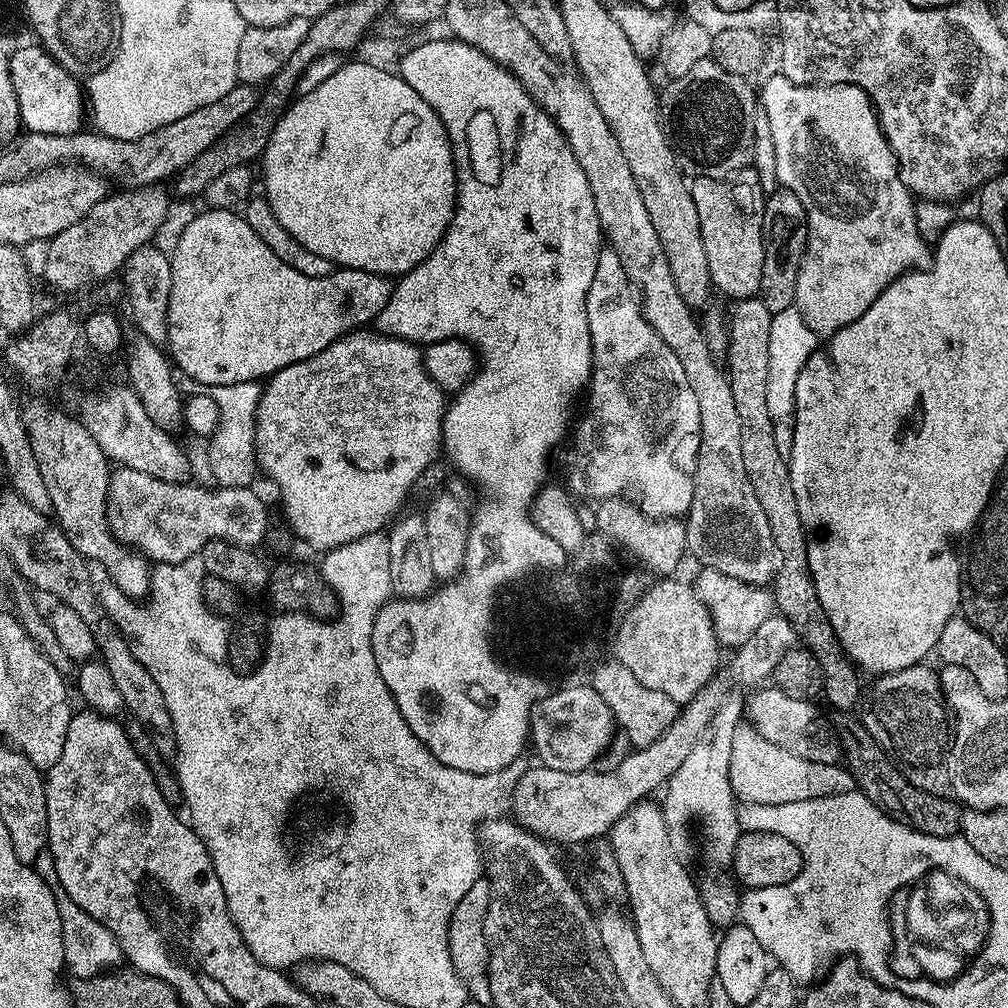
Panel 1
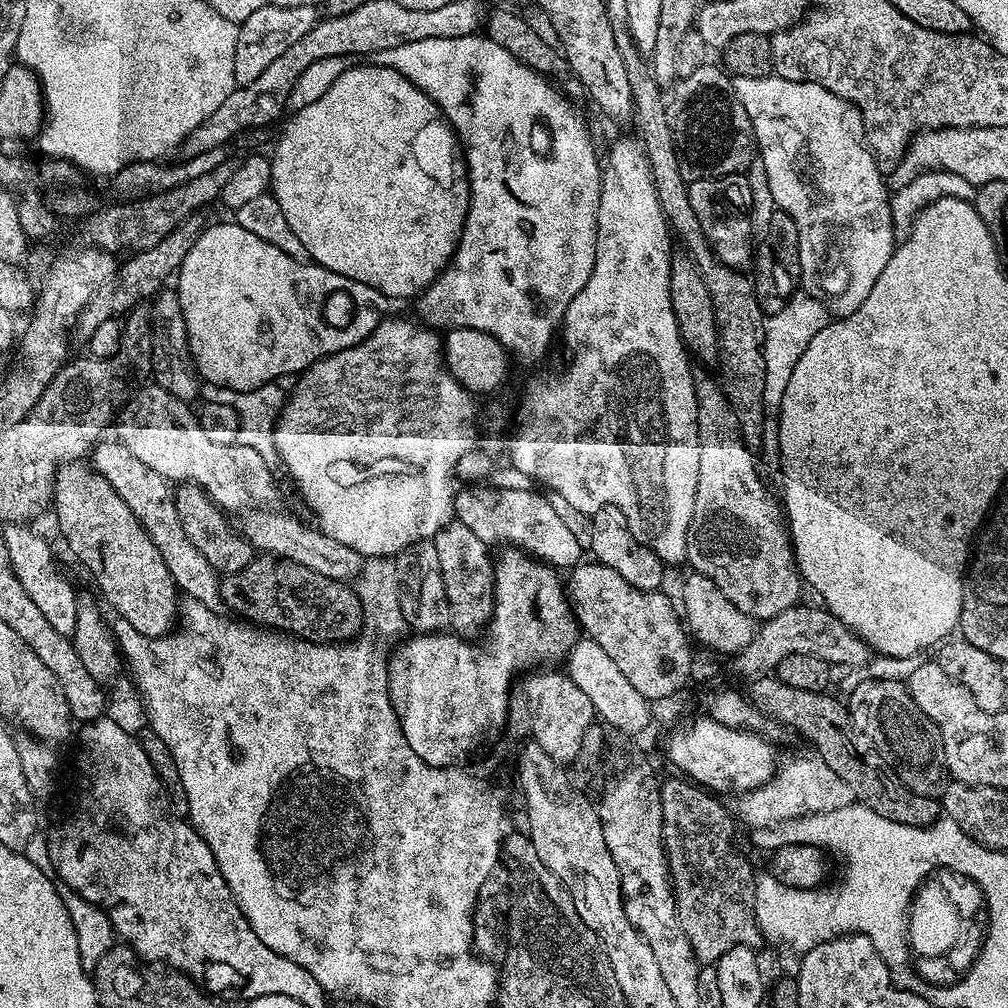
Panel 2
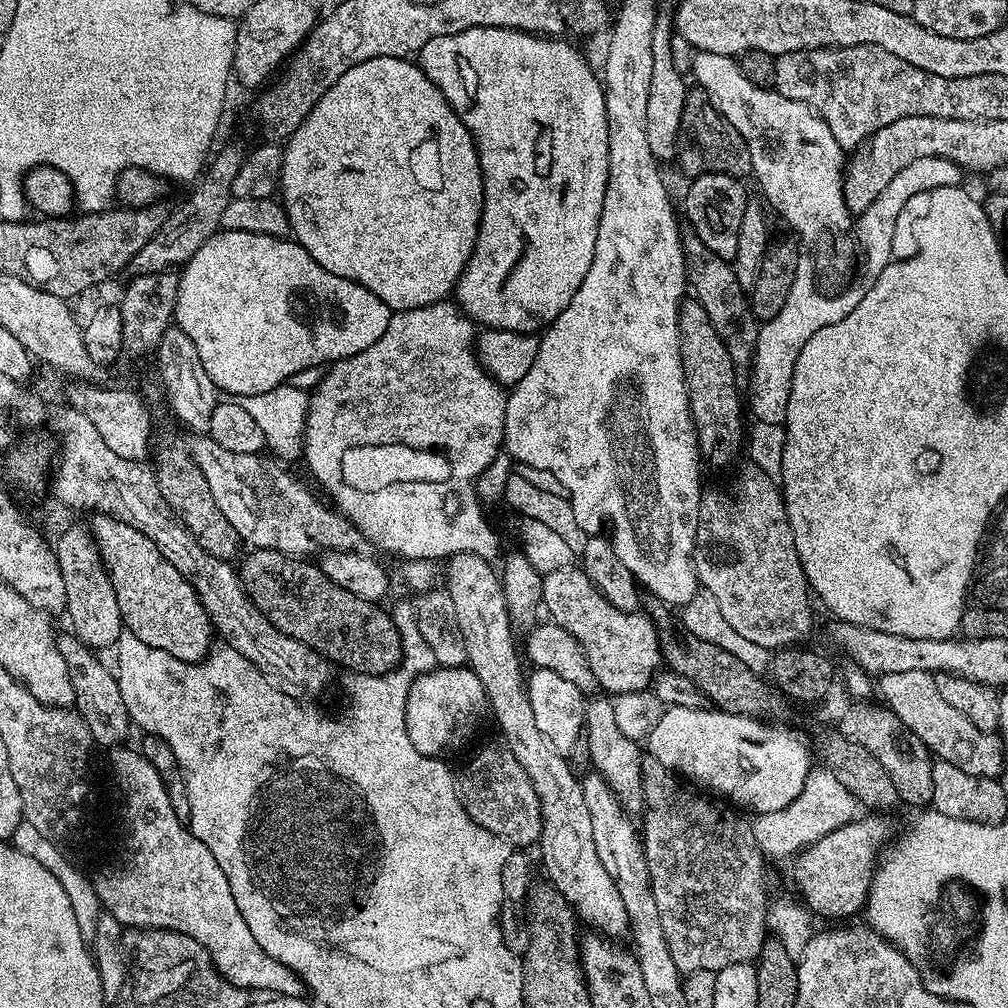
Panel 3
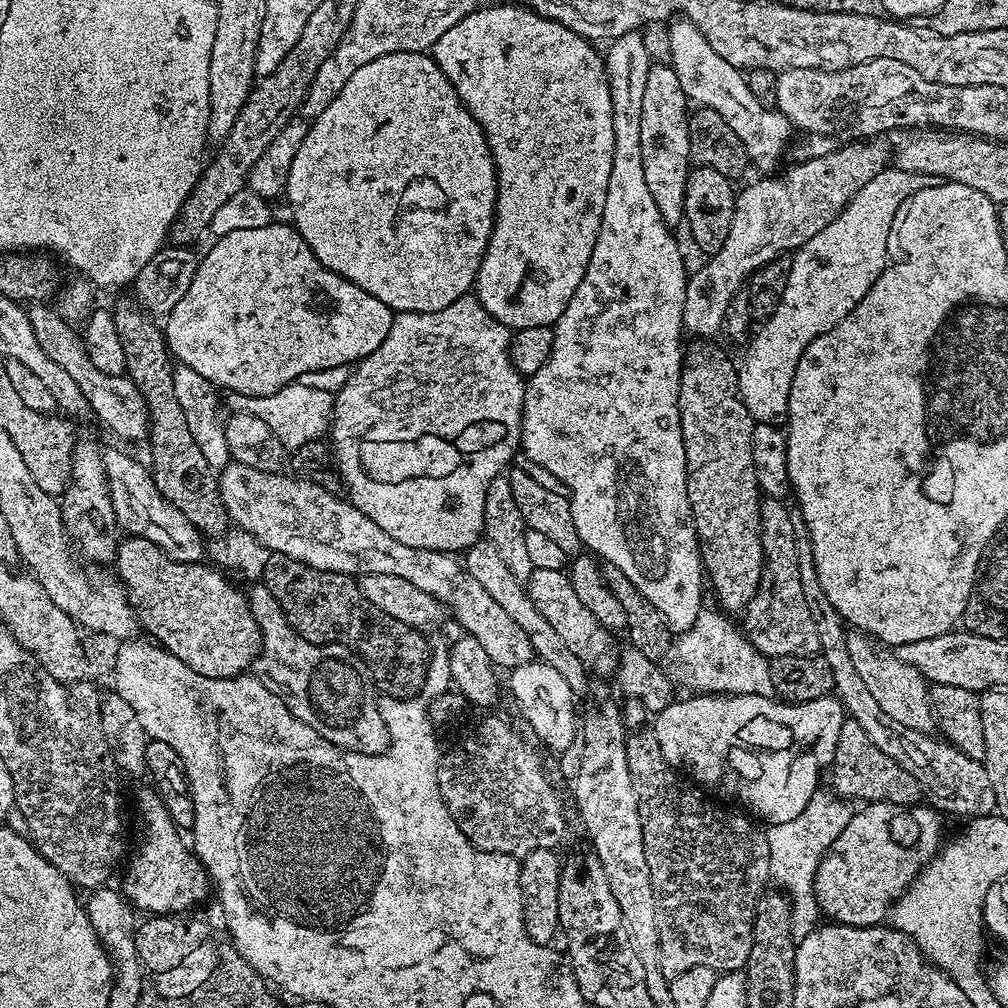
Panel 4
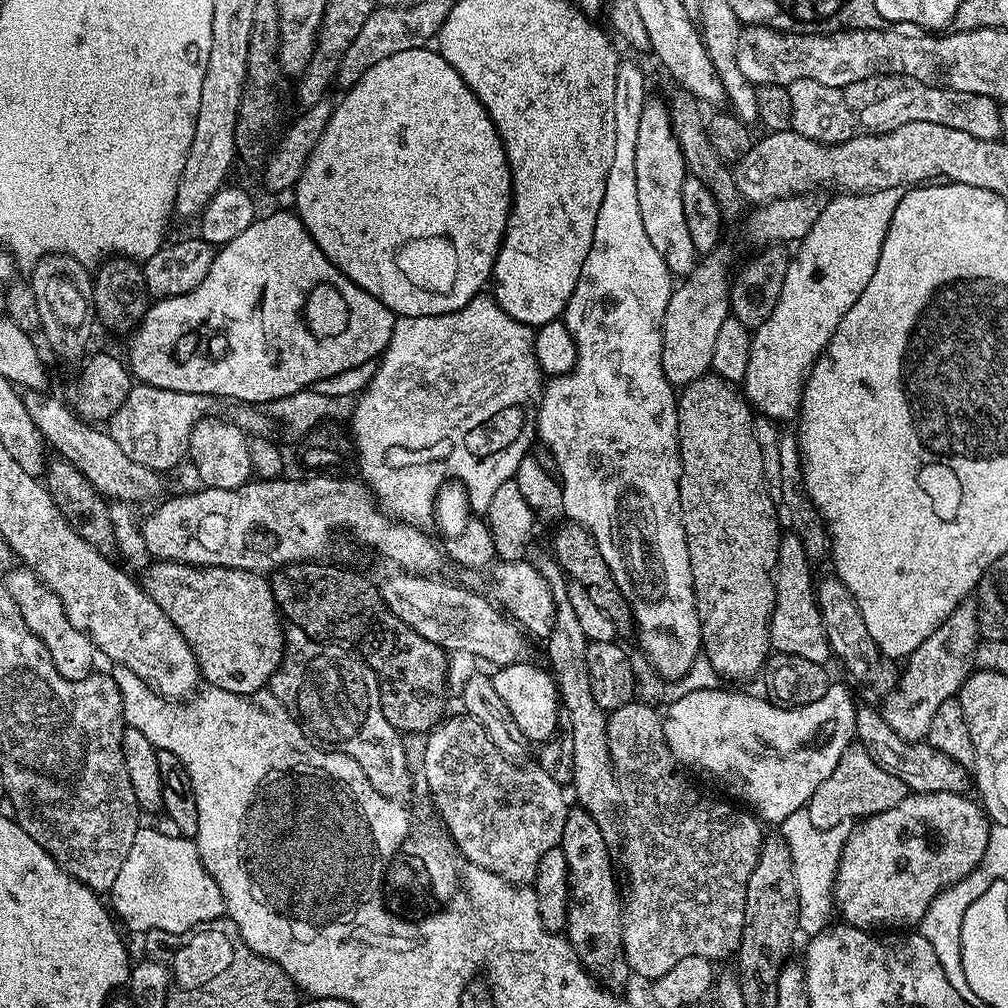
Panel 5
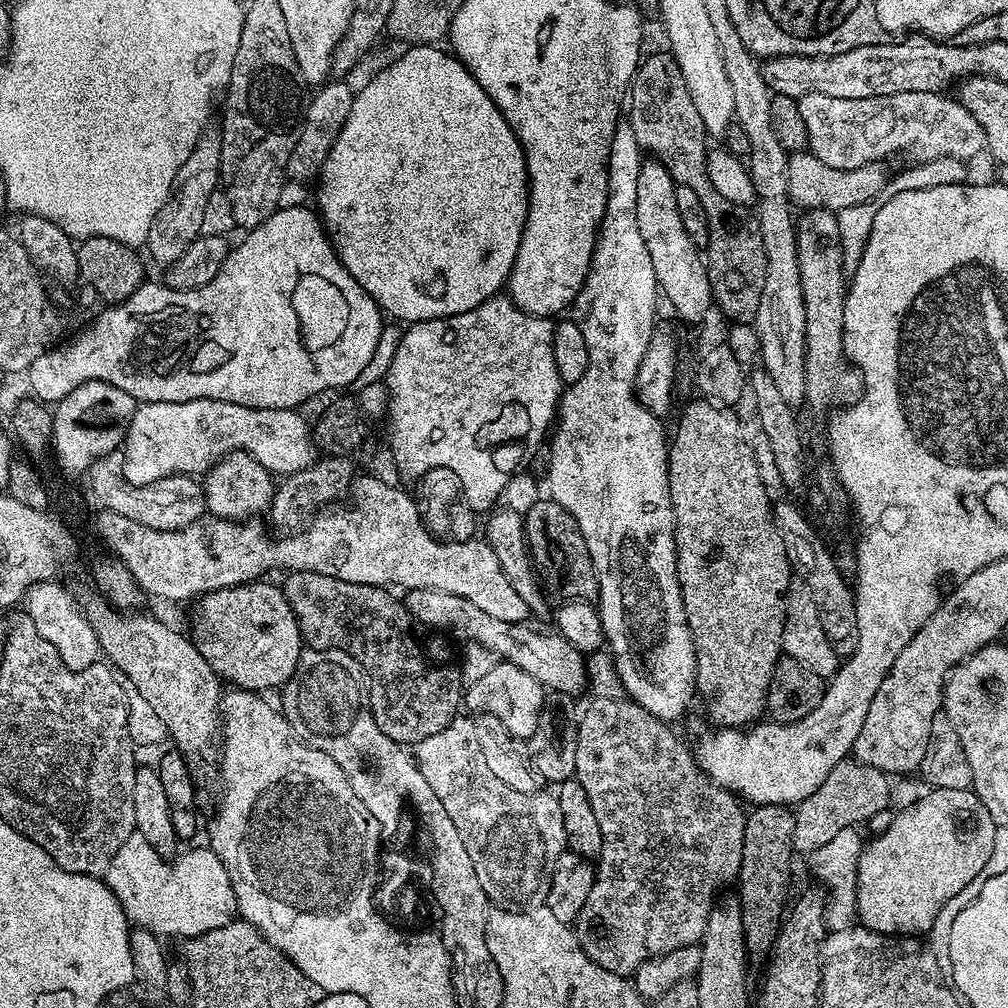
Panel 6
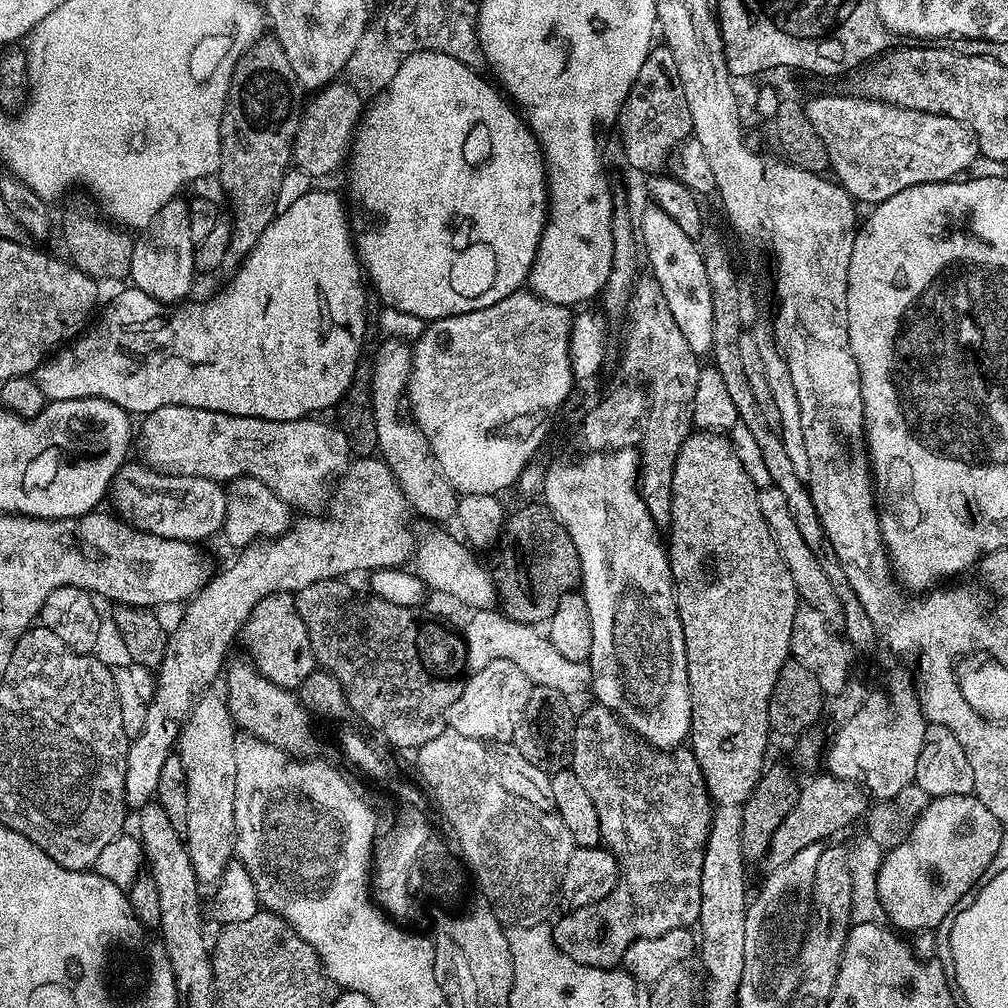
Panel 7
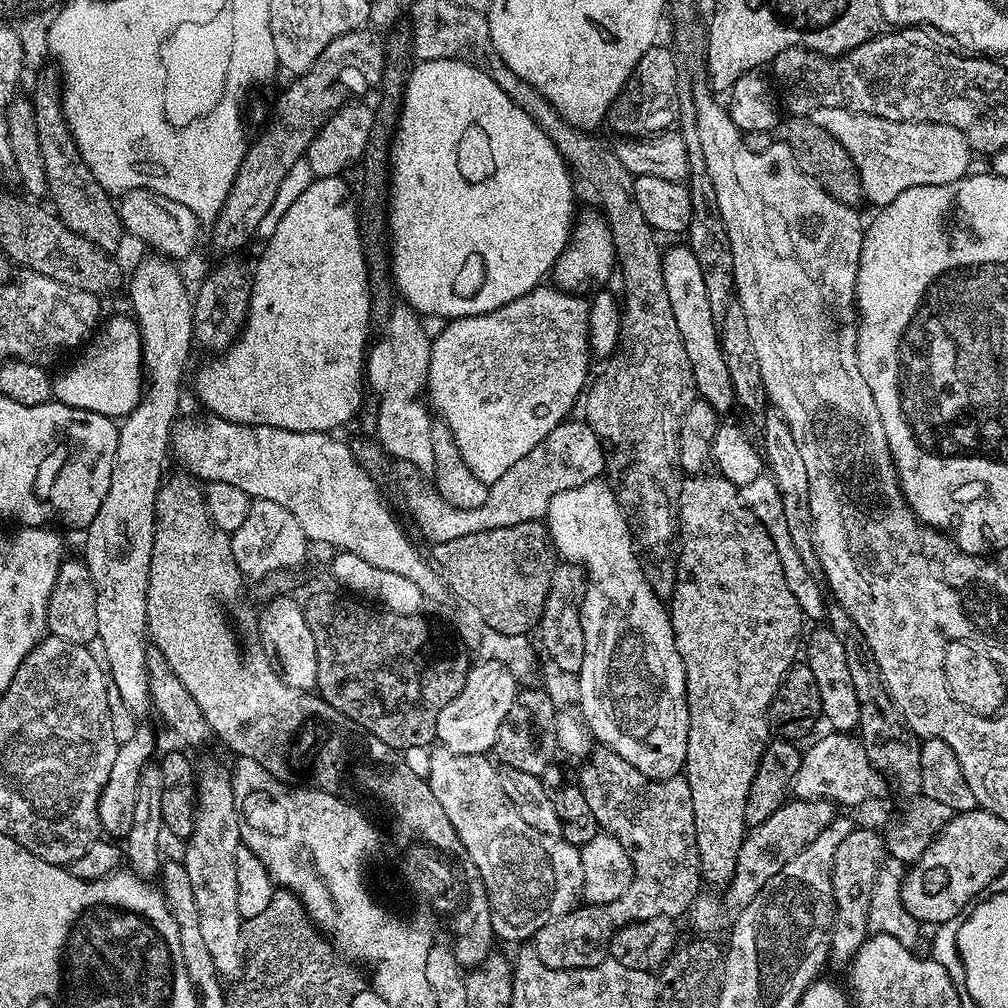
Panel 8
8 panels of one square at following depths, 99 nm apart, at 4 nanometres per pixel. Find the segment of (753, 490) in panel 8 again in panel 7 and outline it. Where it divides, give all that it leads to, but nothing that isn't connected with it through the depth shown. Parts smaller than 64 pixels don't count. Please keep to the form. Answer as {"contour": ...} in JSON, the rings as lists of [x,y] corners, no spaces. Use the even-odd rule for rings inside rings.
{"contour":[[[774,486],[759,489],[759,494],[758,506],[762,506],[762,518],[766,518],[766,526],[770,526],[770,534],[790,570],[790,578],[794,578],[797,597],[803,603],[817,608],[828,619],[829,624],[833,626],[843,625],[844,611],[838,602],[838,594],[834,590],[830,578],[826,578],[814,550],[810,546],[806,546],[806,538],[802,538],[798,525],[794,522],[794,514],[790,514],[786,494],[782,494],[782,490],[778,490]]]}

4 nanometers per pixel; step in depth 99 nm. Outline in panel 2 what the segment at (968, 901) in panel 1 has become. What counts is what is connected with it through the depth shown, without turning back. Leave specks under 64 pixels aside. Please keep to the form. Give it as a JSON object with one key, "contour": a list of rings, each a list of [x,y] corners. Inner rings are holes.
{"contour":[[[949,864],[933,865],[928,872],[924,873],[924,876],[920,876],[920,880],[916,881],[916,887],[910,896],[908,908],[904,912],[904,920],[907,926],[905,956],[907,956],[909,972],[916,972],[916,985],[936,989],[936,992],[951,992],[954,988],[959,988],[960,984],[966,984],[968,982],[968,976],[972,976],[972,972],[976,972],[976,964],[980,964],[980,956],[984,956],[984,948],[988,948],[988,940],[992,940],[992,904],[990,899],[988,899],[984,885],[980,884],[980,881],[976,880],[975,876],[969,876],[969,872],[961,872],[958,866],[951,867]],[[944,878],[958,878],[960,882],[970,884],[970,886],[968,886],[970,892],[978,892],[978,908],[976,908],[972,914],[964,914],[964,912],[962,912],[962,908],[960,908],[960,906],[956,904],[956,900],[954,900],[956,896],[954,896],[954,894],[948,894],[948,890],[944,888]],[[926,892],[942,892],[940,898],[944,900],[944,906],[942,906],[942,902],[940,902],[938,906],[936,906],[936,902],[934,902],[934,904],[928,904],[928,902],[932,902],[932,900],[926,900],[926,896],[924,896],[924,900],[922,900],[922,902],[926,902],[926,904],[922,904],[924,910],[918,910],[918,902],[920,902],[922,894],[926,894]],[[916,894],[920,894],[920,896],[916,898]],[[920,912],[922,912],[924,916],[938,912],[938,920],[942,918],[940,924],[942,924],[942,937],[947,938],[946,955],[949,958],[948,966],[950,966],[952,974],[956,972],[956,980],[952,978],[952,982],[948,982],[948,984],[940,984],[940,986],[938,986],[938,984],[930,982],[928,978],[924,978],[924,974],[922,974],[922,970],[920,970],[919,962],[926,962],[926,956],[922,955],[922,950],[920,950],[918,944],[914,942],[914,932],[912,932],[912,922],[914,922],[914,918],[916,918]],[[942,912],[946,912],[946,914],[950,912],[950,916],[946,918],[946,914],[942,914]]]}

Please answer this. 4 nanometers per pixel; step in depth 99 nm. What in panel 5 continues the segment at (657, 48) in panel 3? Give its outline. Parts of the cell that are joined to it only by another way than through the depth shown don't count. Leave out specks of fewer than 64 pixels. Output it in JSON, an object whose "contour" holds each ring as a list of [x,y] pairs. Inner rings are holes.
{"contour":[[[649,98],[642,106],[638,142],[634,149],[634,175],[638,181],[638,210],[642,213],[642,227],[650,238],[650,246],[662,254],[662,262],[666,262],[673,277],[683,278],[696,267],[698,254],[686,226],[686,214],[682,214],[682,182],[686,175],[684,155],[663,99]]]}

